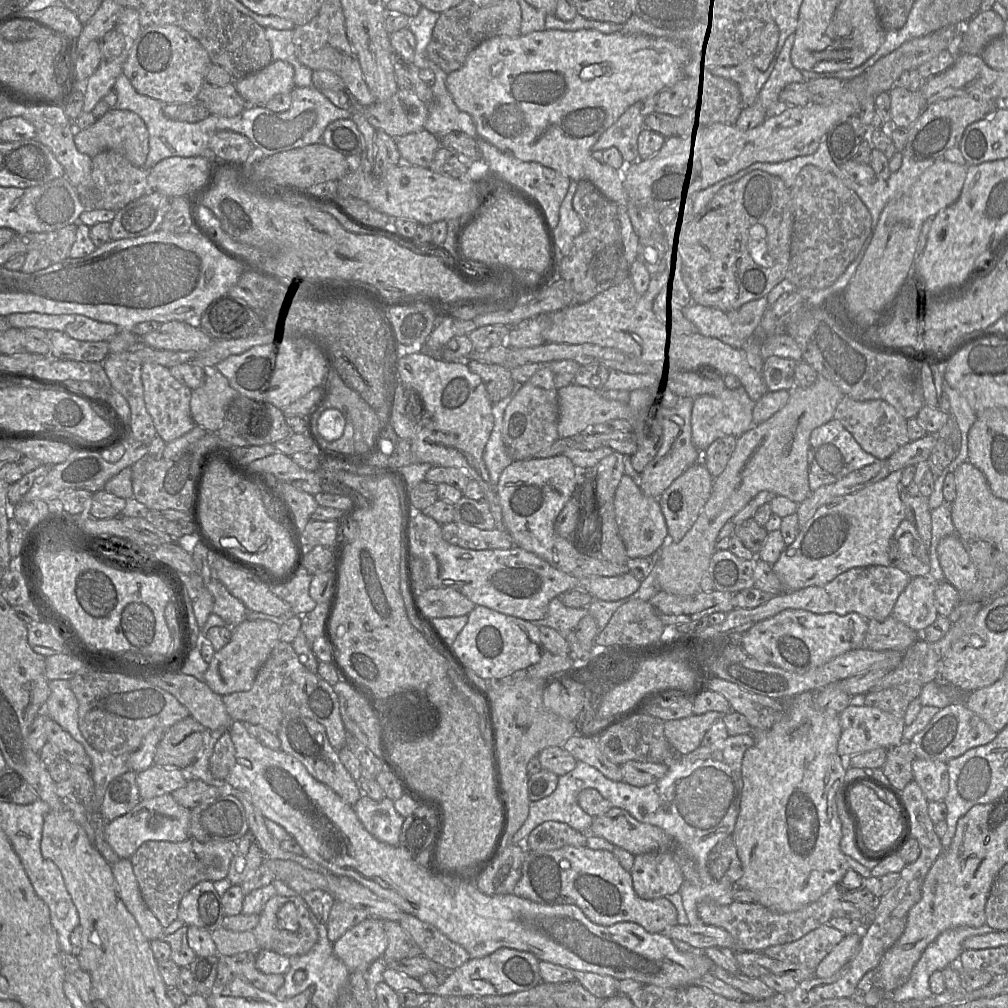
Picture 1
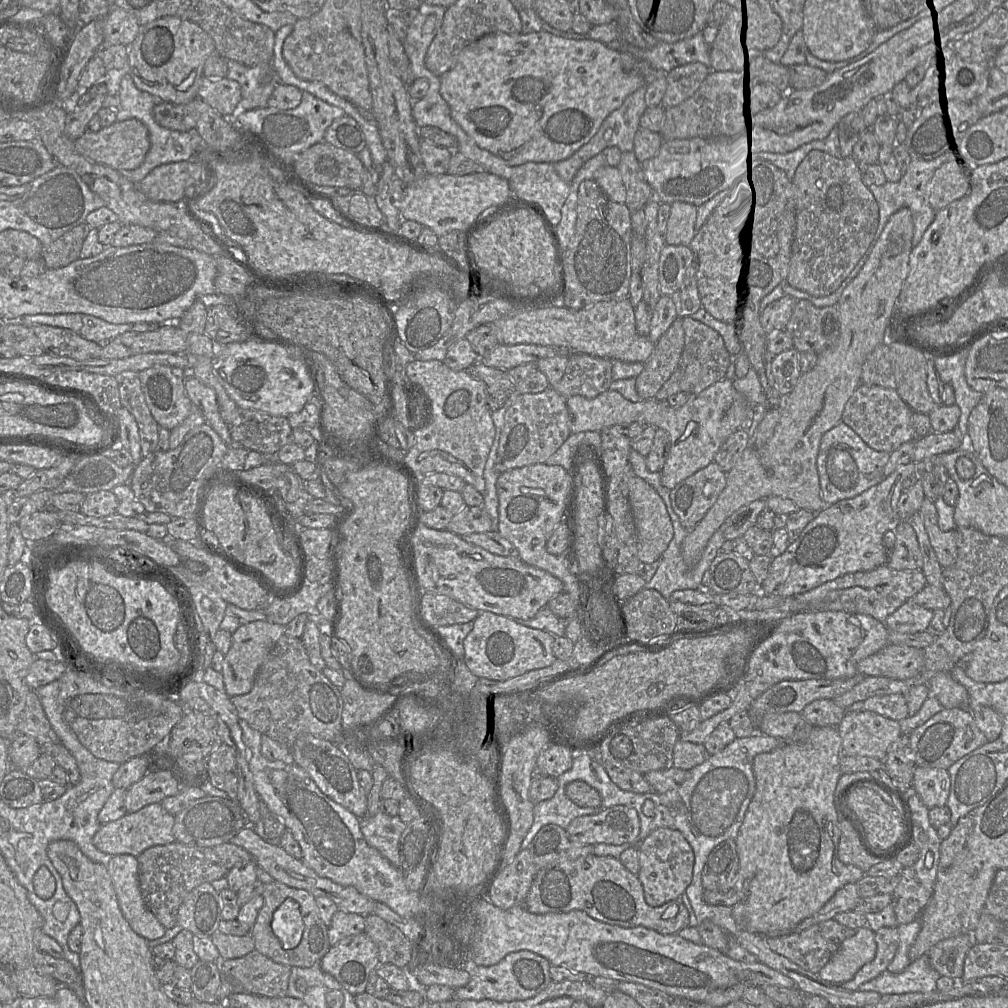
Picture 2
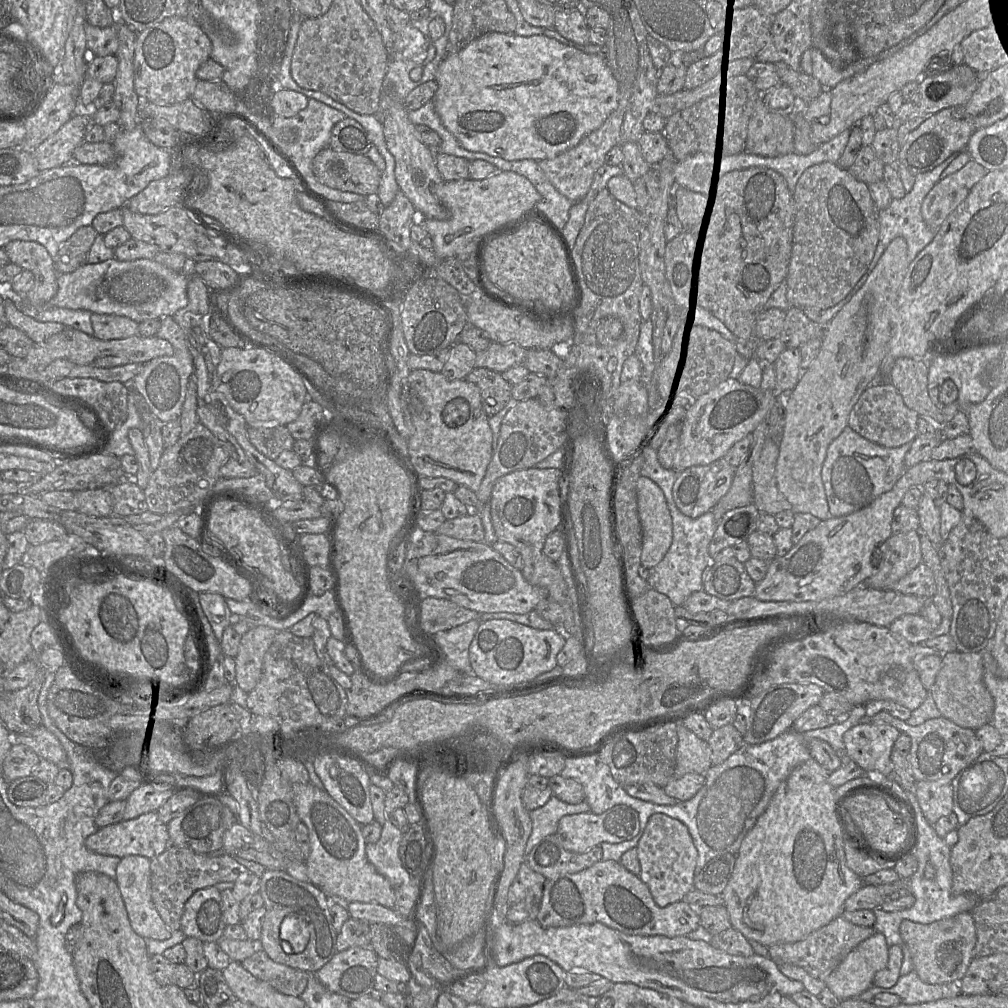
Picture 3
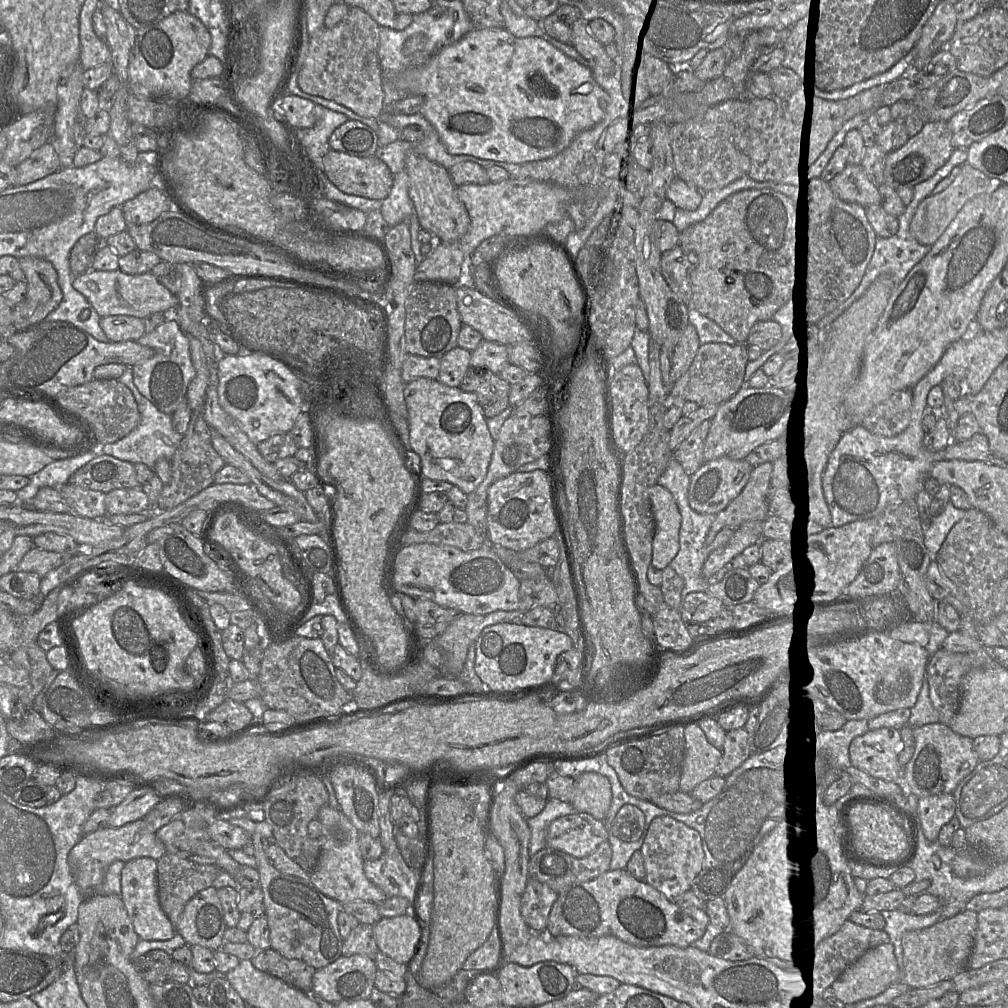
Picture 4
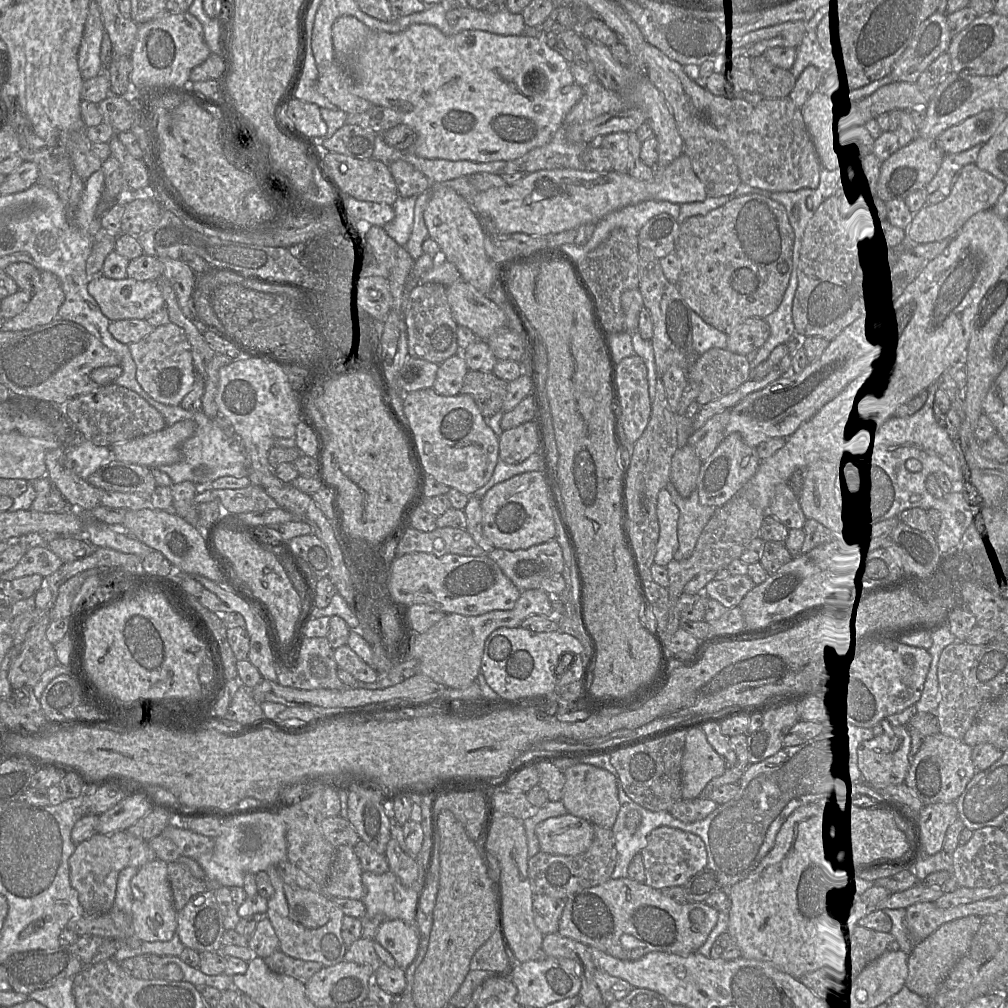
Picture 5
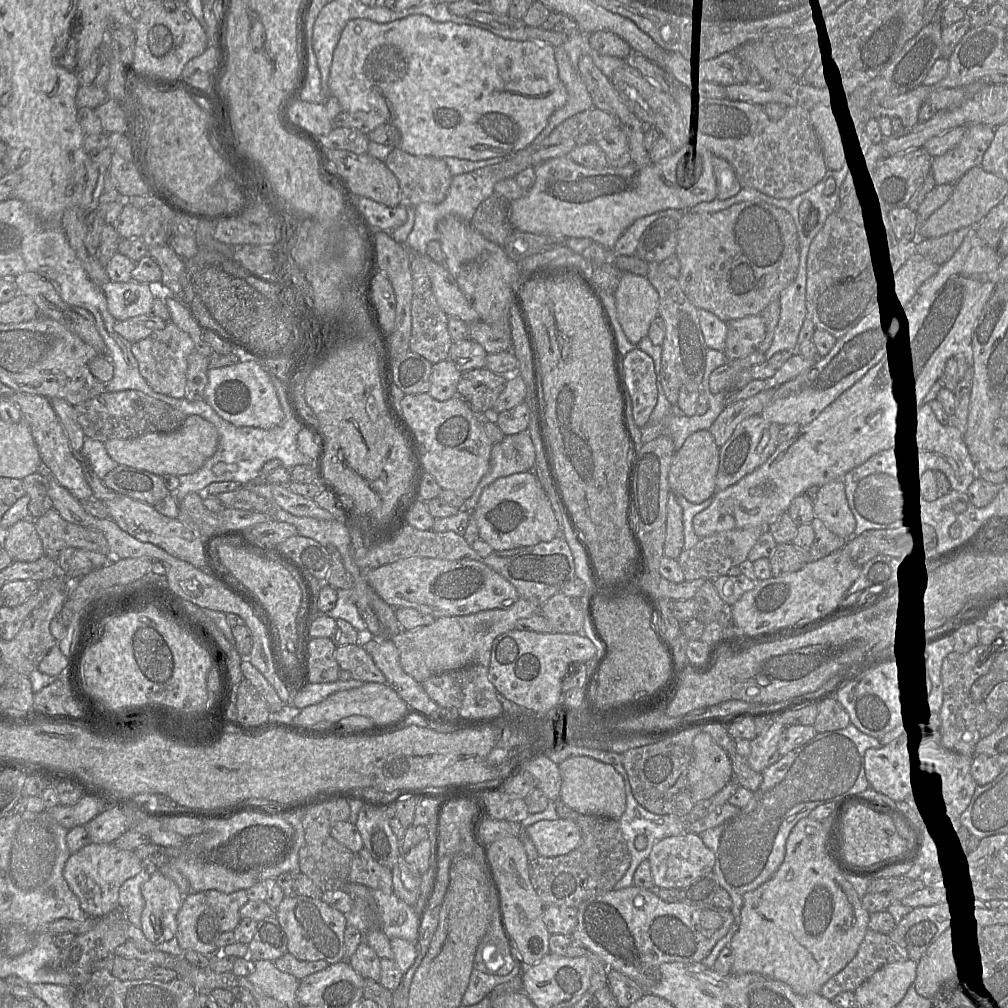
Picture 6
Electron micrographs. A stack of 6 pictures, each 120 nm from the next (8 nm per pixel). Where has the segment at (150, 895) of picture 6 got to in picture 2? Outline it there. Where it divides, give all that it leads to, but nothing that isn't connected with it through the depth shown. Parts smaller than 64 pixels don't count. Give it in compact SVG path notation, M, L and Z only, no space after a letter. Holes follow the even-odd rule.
M130 854L114 855L106 868L121 912L132 930L147 941L162 937L166 928L147 907L141 893L137 857Z

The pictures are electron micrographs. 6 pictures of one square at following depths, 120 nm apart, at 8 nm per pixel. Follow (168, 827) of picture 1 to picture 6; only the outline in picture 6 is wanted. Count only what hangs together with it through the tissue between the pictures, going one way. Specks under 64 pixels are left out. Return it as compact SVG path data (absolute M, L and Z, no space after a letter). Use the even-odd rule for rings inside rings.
M89 843L70 855L63 869L63 876L89 916L100 918L119 907L119 889L129 878L138 874L145 866L134 851L122 850L113 843Z

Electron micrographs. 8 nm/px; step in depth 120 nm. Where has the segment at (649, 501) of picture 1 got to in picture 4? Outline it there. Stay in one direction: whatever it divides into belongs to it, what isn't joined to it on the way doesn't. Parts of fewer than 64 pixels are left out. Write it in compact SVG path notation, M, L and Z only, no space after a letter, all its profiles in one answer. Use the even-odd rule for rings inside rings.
M659 483L650 488L650 500L655 520L651 564L663 570L679 551L682 517L672 493Z

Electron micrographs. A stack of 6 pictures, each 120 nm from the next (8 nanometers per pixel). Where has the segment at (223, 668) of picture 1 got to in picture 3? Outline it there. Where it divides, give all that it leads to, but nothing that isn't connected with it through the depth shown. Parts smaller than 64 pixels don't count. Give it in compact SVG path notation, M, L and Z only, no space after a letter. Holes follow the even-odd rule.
M257 626L242 635L235 660L235 684L249 693L257 685L263 666L264 655L271 645L277 630Z

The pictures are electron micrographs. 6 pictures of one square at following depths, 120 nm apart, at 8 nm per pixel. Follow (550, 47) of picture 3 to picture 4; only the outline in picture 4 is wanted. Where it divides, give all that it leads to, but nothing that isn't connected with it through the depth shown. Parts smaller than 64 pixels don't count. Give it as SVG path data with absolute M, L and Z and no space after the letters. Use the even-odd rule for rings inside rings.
M505 28L473 29L458 41L441 48L426 64L410 68L396 79L396 87L410 94L422 95L424 102L420 112L439 133L440 139L450 154L468 154L482 159L522 164L553 157L560 153L579 132L597 124L605 114L609 103L608 94L596 83L591 68L581 65L540 37L519 38Z

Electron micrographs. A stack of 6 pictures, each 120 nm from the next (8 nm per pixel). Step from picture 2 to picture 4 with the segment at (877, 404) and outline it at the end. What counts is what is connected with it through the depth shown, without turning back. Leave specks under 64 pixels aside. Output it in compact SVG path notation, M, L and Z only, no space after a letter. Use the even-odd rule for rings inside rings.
M912 388L895 392L888 400L875 406L860 426L883 437L902 433L911 421L913 391Z

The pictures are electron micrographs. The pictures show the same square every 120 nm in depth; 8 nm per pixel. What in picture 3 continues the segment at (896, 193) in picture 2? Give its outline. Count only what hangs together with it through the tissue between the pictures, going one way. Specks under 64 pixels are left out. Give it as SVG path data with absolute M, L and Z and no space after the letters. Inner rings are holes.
M953 153L942 164L938 165L931 171L916 175L911 191L906 193L903 198L893 198L887 208L879 210L879 242L876 248L876 252L874 254L874 261L870 266L870 271L874 269L885 249L888 247L893 239L897 237L902 237L905 239L907 243L907 258L909 261L912 261L915 256L934 239L936 233L930 230L923 220L921 213L922 203L929 191L940 180L940 176L943 171L948 167L951 161L956 158L957 154L958 153Z

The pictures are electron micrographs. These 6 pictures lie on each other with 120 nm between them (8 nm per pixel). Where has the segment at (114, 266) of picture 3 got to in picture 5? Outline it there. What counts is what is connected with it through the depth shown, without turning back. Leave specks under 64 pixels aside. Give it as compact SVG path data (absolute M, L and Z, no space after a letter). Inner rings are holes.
M103 275L90 277L89 294L110 320L145 319L165 307L156 281L138 281L129 277L110 279Z

